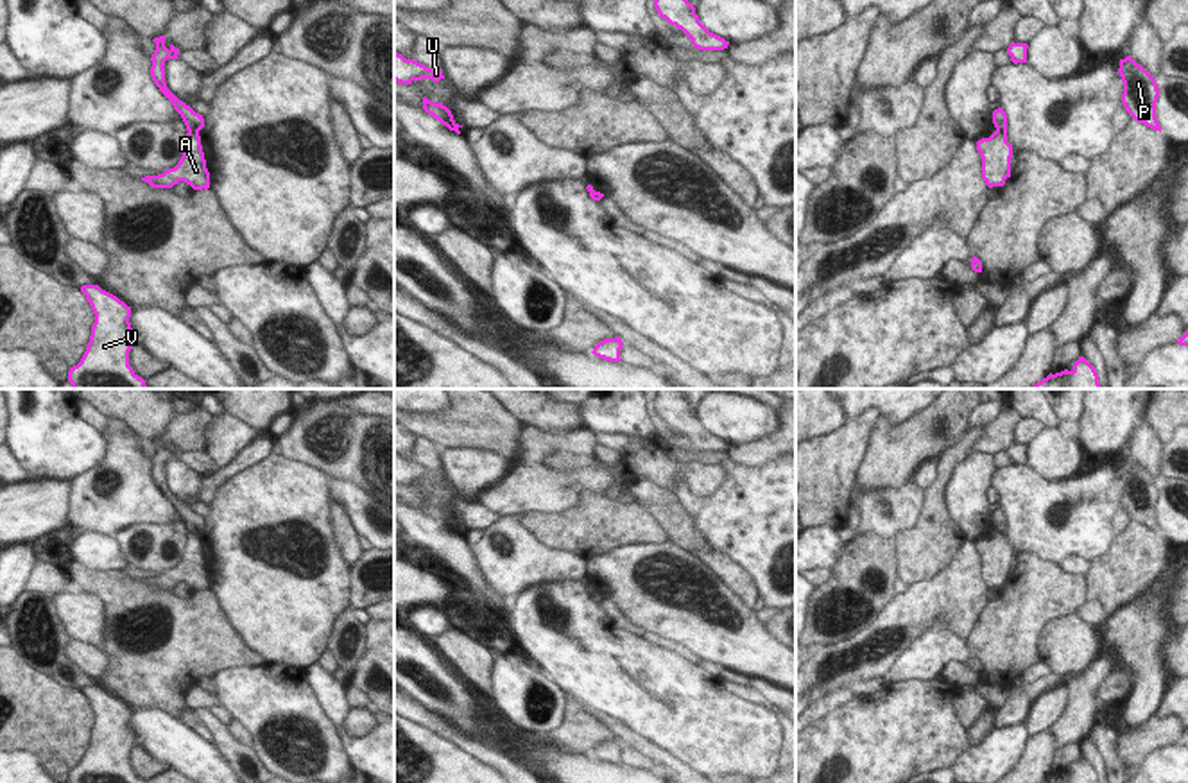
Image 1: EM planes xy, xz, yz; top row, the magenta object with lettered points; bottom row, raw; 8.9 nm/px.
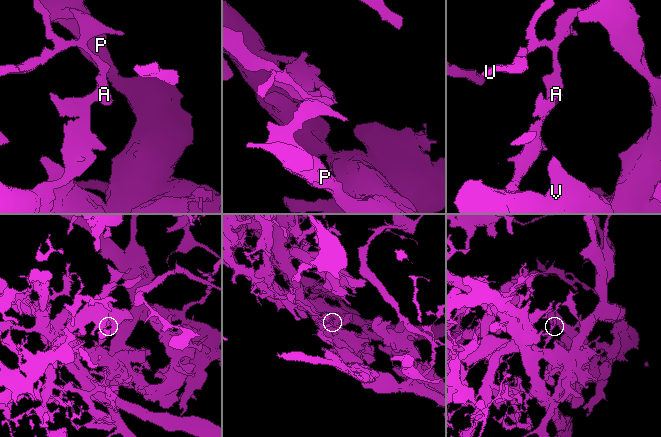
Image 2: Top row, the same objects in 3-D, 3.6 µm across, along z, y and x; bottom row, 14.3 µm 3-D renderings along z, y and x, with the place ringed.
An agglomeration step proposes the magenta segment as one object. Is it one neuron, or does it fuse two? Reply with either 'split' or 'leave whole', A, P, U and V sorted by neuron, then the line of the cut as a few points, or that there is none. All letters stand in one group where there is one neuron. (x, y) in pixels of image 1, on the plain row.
split; groups A U V / P; cut xy (189, 531), (198, 536)

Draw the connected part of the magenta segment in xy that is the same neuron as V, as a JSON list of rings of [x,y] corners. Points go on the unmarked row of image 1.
[[[82,686],[95,724],[81,763],[68,772],[68,783],[145,783],[129,767],[134,747],[131,708],[99,686]]]

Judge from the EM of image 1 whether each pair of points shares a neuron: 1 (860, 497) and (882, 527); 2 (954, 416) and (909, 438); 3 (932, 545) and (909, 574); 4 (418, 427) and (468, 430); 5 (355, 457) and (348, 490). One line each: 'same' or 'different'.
1: same
2: same
3: same
4: same
5: different

